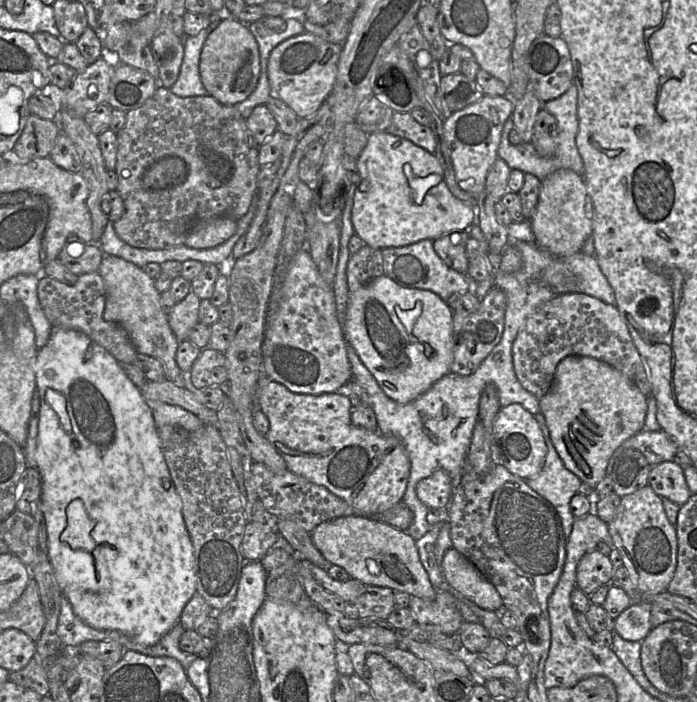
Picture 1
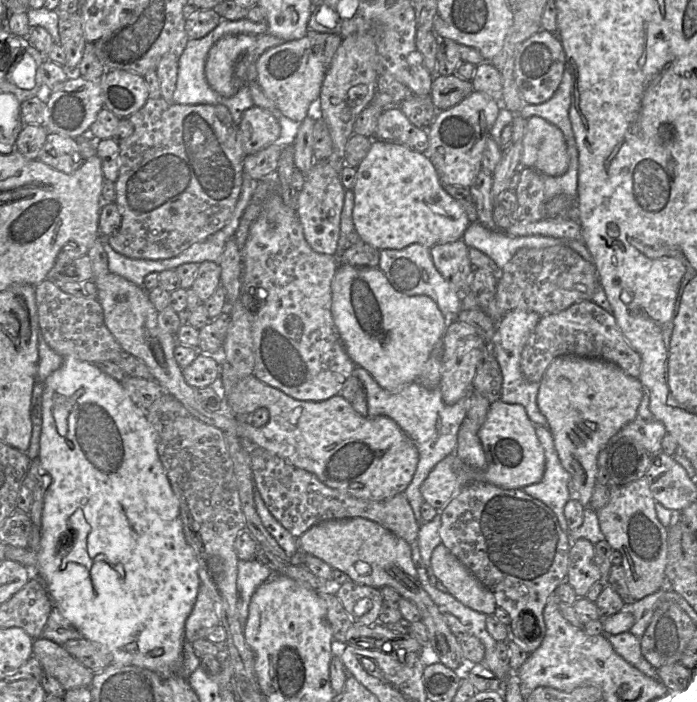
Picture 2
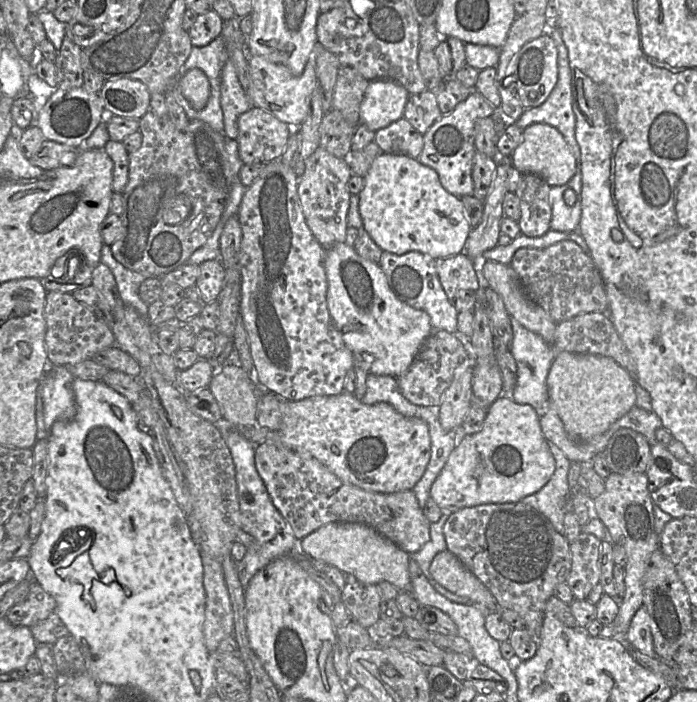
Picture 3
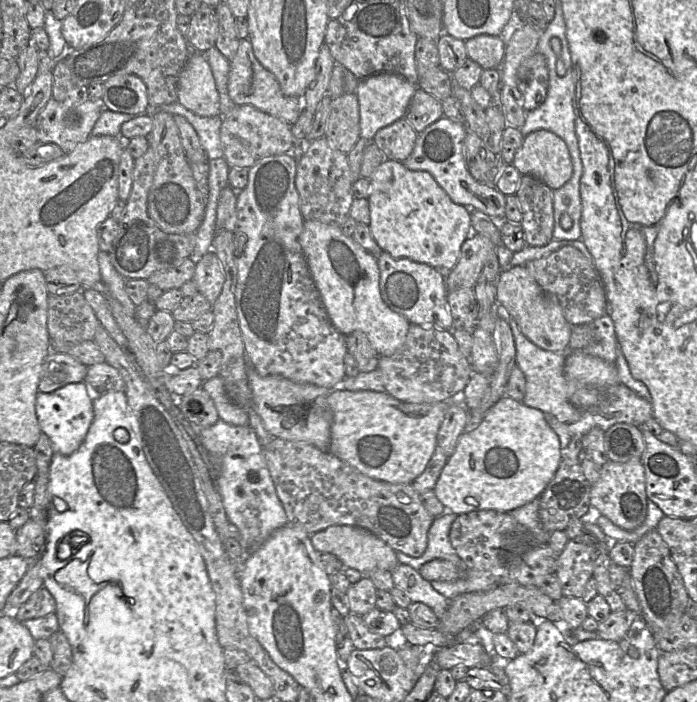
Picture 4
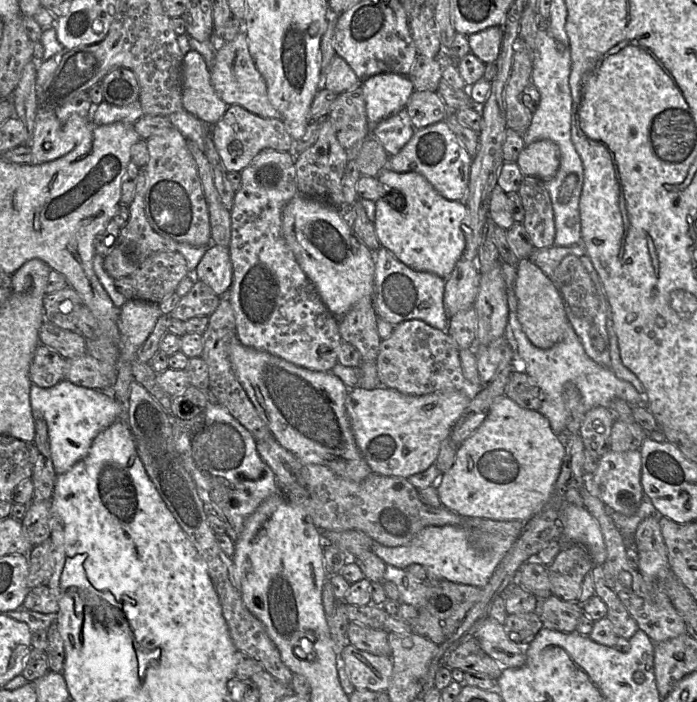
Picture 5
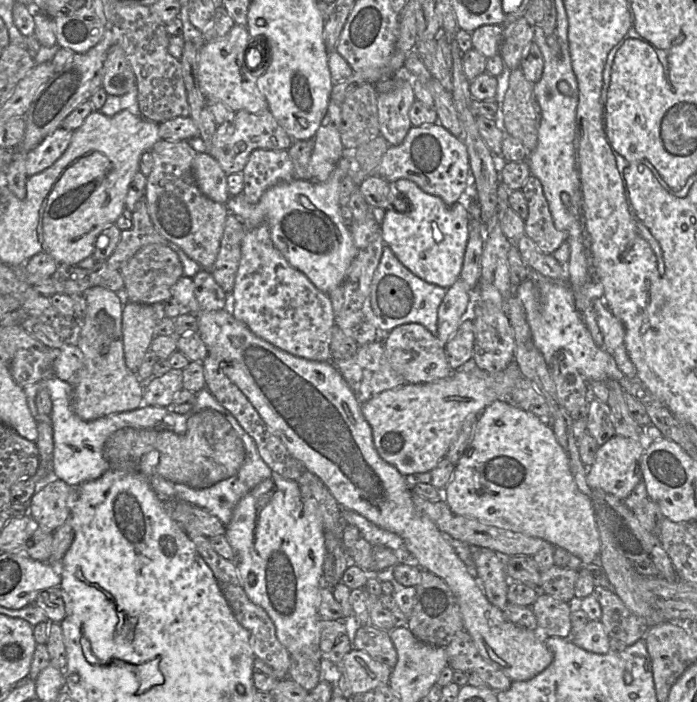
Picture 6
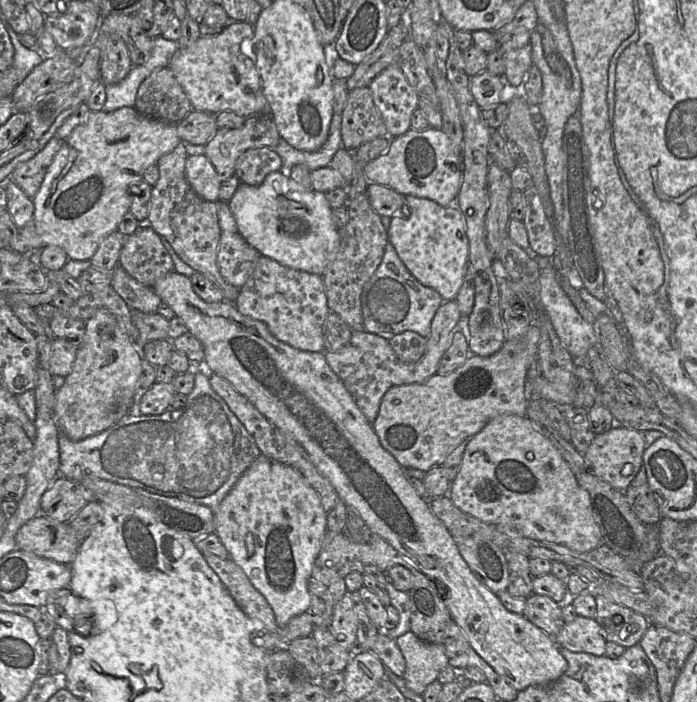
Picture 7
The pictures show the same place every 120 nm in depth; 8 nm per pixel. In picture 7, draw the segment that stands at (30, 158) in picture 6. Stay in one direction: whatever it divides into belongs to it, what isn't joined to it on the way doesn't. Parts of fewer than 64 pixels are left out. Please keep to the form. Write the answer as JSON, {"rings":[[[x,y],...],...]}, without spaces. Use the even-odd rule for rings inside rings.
{"rings":[[[56,136],[52,137],[33,158],[19,164],[8,180],[14,181],[30,199],[33,199],[39,191],[45,173],[61,148],[63,141]]]}

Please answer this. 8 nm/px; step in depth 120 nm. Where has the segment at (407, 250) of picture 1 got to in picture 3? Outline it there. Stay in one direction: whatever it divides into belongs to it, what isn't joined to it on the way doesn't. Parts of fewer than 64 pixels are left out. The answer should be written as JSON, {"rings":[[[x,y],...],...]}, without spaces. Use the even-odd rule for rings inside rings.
{"rings":[[[383,251],[378,265],[386,275],[390,289],[400,301],[415,309],[423,310],[429,315],[432,330],[456,333],[458,312],[448,300],[441,285],[434,258],[418,251],[410,251],[401,255]]]}

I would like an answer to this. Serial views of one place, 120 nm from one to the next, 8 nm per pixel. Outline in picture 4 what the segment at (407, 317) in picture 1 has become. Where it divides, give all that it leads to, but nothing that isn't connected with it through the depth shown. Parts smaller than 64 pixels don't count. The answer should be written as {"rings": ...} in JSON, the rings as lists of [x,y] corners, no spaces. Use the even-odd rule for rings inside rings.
{"rings":[[[304,221],[299,242],[322,304],[333,326],[344,336],[354,331],[363,332],[380,357],[391,356],[396,353],[406,340],[410,323],[402,315],[391,310],[383,301],[380,292],[380,272],[376,258],[353,238],[346,236],[341,226],[319,221]]]}

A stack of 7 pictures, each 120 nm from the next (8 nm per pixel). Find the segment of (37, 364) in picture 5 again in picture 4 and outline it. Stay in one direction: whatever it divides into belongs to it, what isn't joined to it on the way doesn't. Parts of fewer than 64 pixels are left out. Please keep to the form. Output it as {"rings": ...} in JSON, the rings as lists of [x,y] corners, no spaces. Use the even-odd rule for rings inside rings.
{"rings":[[[51,351],[42,365],[38,390],[51,393],[66,384],[83,382],[87,369],[71,355]]]}

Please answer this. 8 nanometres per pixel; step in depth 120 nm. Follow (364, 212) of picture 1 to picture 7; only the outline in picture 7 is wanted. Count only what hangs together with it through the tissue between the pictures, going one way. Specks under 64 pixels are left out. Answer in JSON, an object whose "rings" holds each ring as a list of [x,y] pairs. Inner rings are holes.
{"rings":[[[406,195],[405,201],[409,205],[410,215],[391,217],[387,230],[388,242],[393,245],[407,270],[422,285],[436,290],[444,301],[454,300],[463,283],[469,263],[469,241],[464,216],[457,206],[441,206],[427,198]]]}

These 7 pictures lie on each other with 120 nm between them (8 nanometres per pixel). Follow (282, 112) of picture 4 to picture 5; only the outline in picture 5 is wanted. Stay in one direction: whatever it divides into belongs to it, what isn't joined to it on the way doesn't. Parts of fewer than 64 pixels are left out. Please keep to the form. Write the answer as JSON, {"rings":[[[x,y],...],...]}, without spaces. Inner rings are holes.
{"rings":[[[244,31],[230,42],[219,43],[210,78],[216,93],[228,106],[240,105],[263,118],[282,120],[281,113],[269,101],[266,82],[250,55],[248,38]]]}

